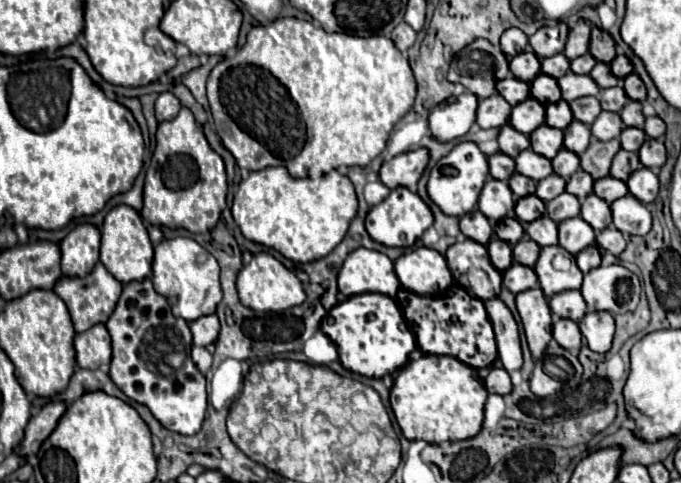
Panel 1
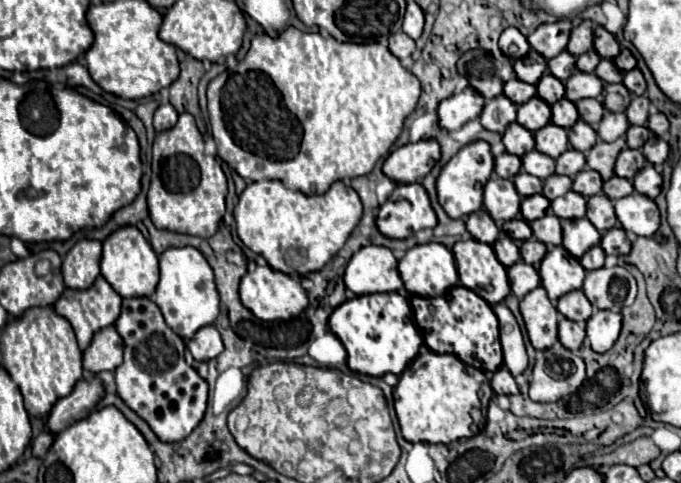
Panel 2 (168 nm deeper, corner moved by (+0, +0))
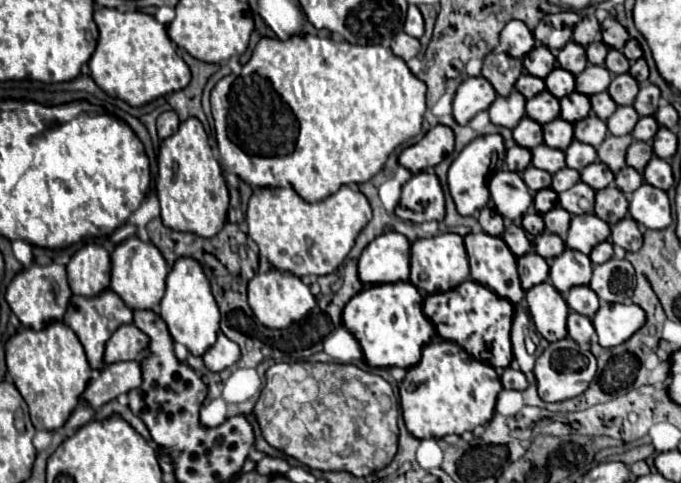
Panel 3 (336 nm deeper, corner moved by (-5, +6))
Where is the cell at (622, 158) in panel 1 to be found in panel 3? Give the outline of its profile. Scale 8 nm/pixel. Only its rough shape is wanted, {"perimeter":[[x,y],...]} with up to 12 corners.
{"perimeter":[[635,140],[627,150],[627,166],[643,172],[653,158],[651,142]]}

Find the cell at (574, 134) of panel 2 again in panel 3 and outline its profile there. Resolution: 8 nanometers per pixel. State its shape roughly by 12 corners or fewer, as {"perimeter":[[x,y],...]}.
{"perimeter":[[593,112],[575,124],[575,138],[595,148],[607,124]]}

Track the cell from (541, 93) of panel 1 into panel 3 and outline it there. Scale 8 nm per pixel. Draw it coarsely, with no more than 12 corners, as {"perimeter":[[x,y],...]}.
{"perimeter":[[555,68],[545,86],[557,98],[575,92],[575,76]]}

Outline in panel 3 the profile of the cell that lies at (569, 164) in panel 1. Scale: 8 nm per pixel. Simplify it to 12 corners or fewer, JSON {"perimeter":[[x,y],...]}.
{"perimeter":[[579,140],[565,150],[567,166],[579,172],[597,160],[595,148]]}

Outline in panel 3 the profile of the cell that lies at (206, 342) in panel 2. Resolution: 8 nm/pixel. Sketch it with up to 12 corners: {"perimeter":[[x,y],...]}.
{"perimeter":[[219,332],[203,362],[211,372],[233,366],[239,346]]}

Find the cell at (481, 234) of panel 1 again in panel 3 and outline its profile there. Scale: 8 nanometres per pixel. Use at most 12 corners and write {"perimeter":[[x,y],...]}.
{"perimeter":[[481,208],[479,224],[491,236],[503,234],[503,218],[495,208]]}

